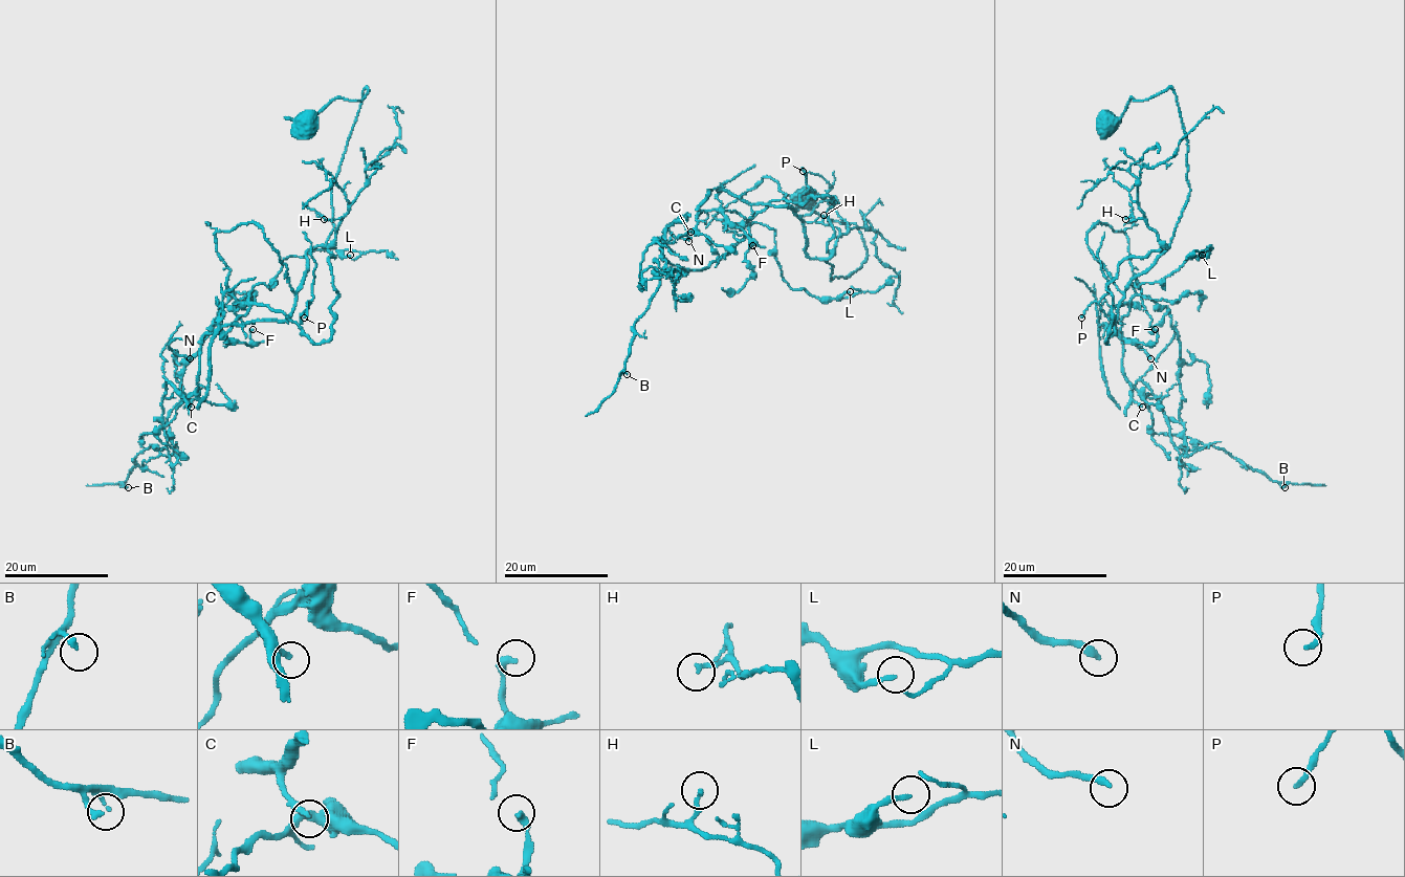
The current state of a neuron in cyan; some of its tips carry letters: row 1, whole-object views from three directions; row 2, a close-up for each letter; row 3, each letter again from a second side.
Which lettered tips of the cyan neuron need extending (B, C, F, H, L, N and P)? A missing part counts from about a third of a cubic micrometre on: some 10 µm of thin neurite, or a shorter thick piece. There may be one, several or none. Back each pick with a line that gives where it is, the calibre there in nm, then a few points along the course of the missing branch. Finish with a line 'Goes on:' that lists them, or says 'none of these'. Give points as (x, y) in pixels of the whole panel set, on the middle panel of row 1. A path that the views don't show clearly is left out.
C: place (690, 232); calibre 240 nm; course (690, 232), (698, 243), (710, 246), (756, 237), (759, 229), (748, 231), (745, 226), (742, 218), (746, 213)
N: place (688, 241); calibre 280 nm
P: place (803, 171); calibre 200 nm
Goes on: C, N, P

